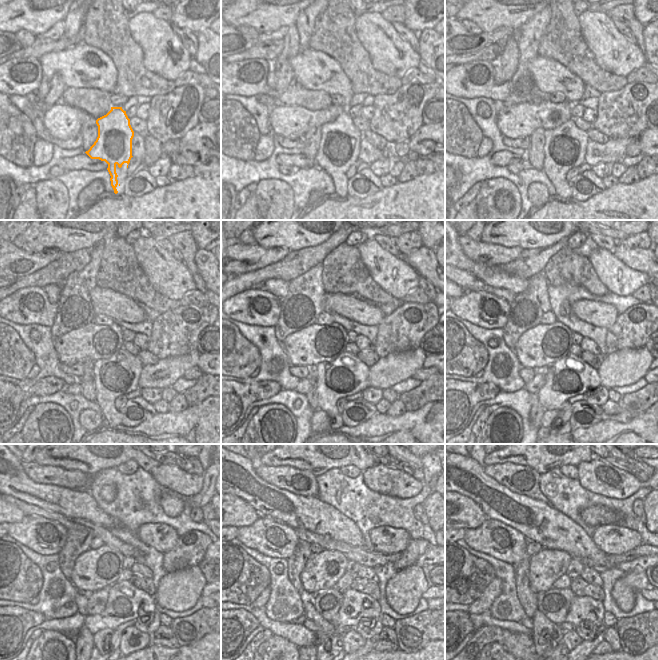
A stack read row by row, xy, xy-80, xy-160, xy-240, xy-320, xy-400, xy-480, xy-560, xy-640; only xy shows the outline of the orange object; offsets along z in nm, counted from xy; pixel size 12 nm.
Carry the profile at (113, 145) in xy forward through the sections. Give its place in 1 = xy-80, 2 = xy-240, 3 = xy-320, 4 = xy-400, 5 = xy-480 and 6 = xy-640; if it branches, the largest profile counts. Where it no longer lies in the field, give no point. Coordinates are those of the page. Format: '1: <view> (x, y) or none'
1: xy-80 (339, 145)
2: xy-240 (119, 375)
3: xy-320 (347, 375)
4: xy-400 (569, 377)
5: xy-480 (126, 602)
6: xy-640 (582, 609)

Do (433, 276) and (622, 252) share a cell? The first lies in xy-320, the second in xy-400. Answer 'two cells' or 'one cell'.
one cell

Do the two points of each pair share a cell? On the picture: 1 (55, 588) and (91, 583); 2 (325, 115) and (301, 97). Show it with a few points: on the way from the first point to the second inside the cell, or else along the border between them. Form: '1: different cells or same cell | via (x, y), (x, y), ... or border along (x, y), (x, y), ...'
1: different cells | border along (70, 580), (78, 591)
2: different cells | border along (332, 104), (316, 110), (295, 106)

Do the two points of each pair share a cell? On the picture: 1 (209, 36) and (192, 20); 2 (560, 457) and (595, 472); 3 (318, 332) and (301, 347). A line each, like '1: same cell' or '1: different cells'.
1: different cells
2: different cells
3: same cell

